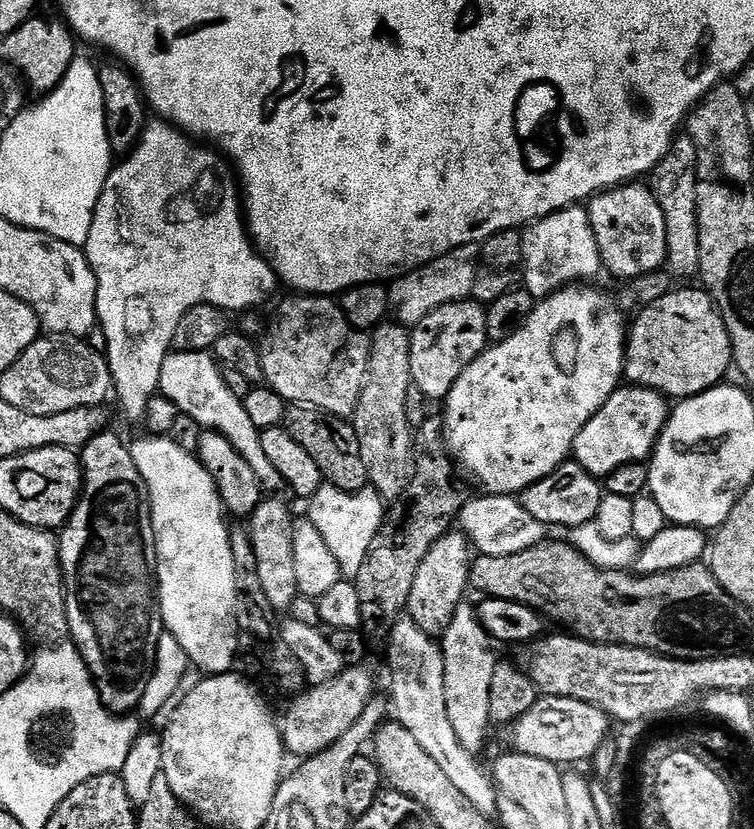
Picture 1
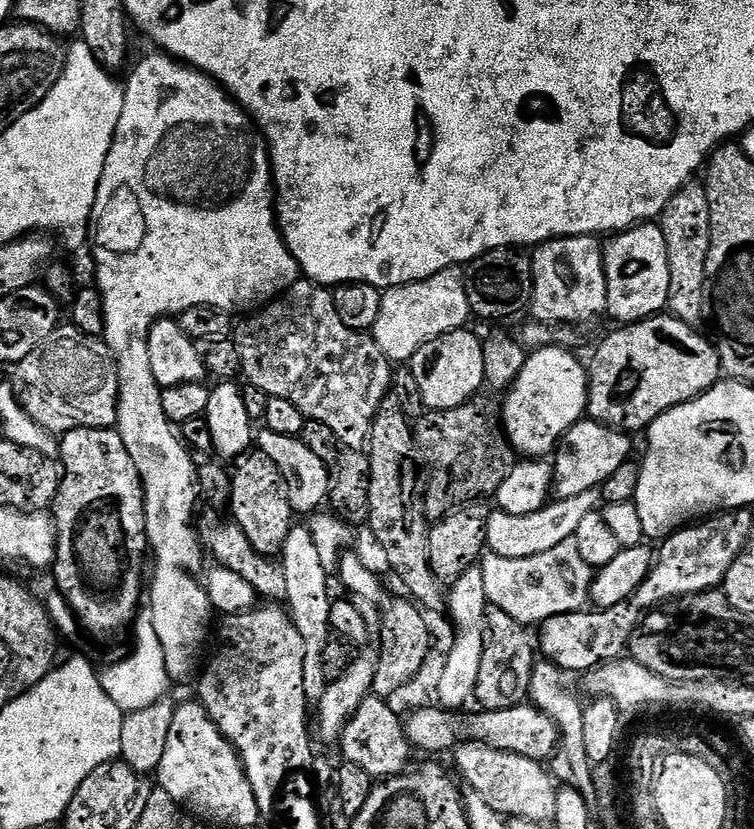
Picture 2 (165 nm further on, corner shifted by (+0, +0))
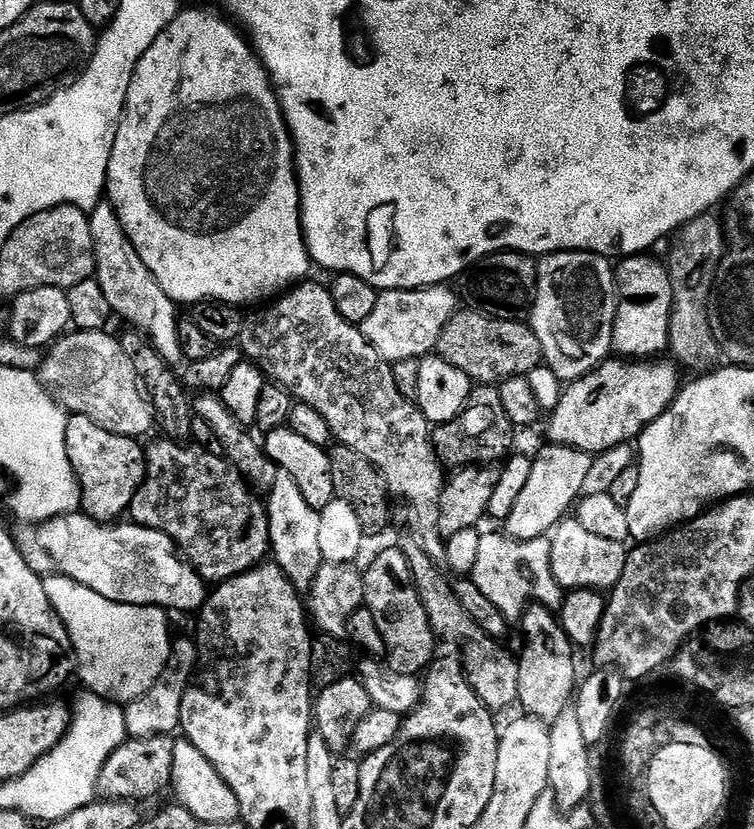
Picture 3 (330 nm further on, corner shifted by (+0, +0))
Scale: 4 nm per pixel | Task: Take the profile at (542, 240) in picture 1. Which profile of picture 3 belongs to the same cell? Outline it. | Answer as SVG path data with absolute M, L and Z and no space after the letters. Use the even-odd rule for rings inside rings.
M552 252L538 264L538 290L530 325L541 343L543 363L562 382L590 374L613 355L616 273L607 256L593 252Z

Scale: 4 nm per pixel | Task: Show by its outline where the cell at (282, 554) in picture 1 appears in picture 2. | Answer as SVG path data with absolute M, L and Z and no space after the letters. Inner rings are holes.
M259 450L249 451L248 455L241 456L239 460L235 461L230 473L232 479L230 512L233 512L231 515L234 517L235 523L240 525L242 534L246 534L246 538L250 538L250 544L260 554L269 558L279 557L280 551L284 549L286 534L290 534L290 530L294 527L290 494L286 494L286 478L282 478L277 464L271 458L266 458L266 454Z

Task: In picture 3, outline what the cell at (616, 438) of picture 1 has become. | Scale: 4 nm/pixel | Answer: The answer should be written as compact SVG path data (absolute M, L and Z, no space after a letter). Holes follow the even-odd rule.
M549 443L547 447L534 456L530 479L526 481L522 494L518 494L518 502L514 502L514 510L510 510L507 520L503 521L503 531L515 540L547 537L556 525L573 511L574 505L581 499L582 485L586 482L586 474L590 474L593 457L589 453L577 448L568 448L564 444Z

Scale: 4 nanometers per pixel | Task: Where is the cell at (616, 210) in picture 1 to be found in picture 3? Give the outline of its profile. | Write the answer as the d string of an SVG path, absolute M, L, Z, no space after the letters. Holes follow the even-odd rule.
M652 254L623 257L615 265L616 317L612 351L617 357L646 360L669 351L668 335L672 317L672 283L667 267Z

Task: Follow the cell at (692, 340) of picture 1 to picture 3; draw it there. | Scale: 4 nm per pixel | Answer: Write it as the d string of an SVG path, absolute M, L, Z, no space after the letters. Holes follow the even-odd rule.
M609 358L598 365L593 372L571 381L561 391L558 406L551 409L548 420L548 440L553 444L564 444L589 454L599 454L619 444L635 441L644 429L666 411L682 387L681 369L668 358Z

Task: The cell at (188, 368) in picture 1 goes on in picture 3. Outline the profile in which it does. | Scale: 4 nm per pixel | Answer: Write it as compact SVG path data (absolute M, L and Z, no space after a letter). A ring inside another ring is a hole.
M107 202L97 204L92 209L88 221L90 222L90 234L94 238L94 258L96 259L94 279L98 282L98 286L102 286L102 291L105 292L113 313L119 319L121 316L128 326L143 332L154 346L154 350L158 350L158 354L167 364L179 365L184 360L184 355L182 354L182 346L178 346L180 320L178 315L176 316L176 311L178 311L176 301L168 297L166 290L162 290L162 286L158 286L154 274L150 274L150 270L146 267L146 262L142 262L142 258L138 258L138 250L134 250L134 242L130 242L126 230L122 230L122 222L112 204Z

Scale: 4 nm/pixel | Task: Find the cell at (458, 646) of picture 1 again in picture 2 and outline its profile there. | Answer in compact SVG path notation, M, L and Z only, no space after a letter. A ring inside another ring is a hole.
M479 565L458 578L458 582L449 589L446 606L448 616L455 627L454 647L448 655L448 661L441 677L437 696L440 706L445 711L457 711L468 700L471 701L477 686L479 667L482 664L482 652L485 649L485 638L488 636L488 610L490 603L484 587L484 574Z

